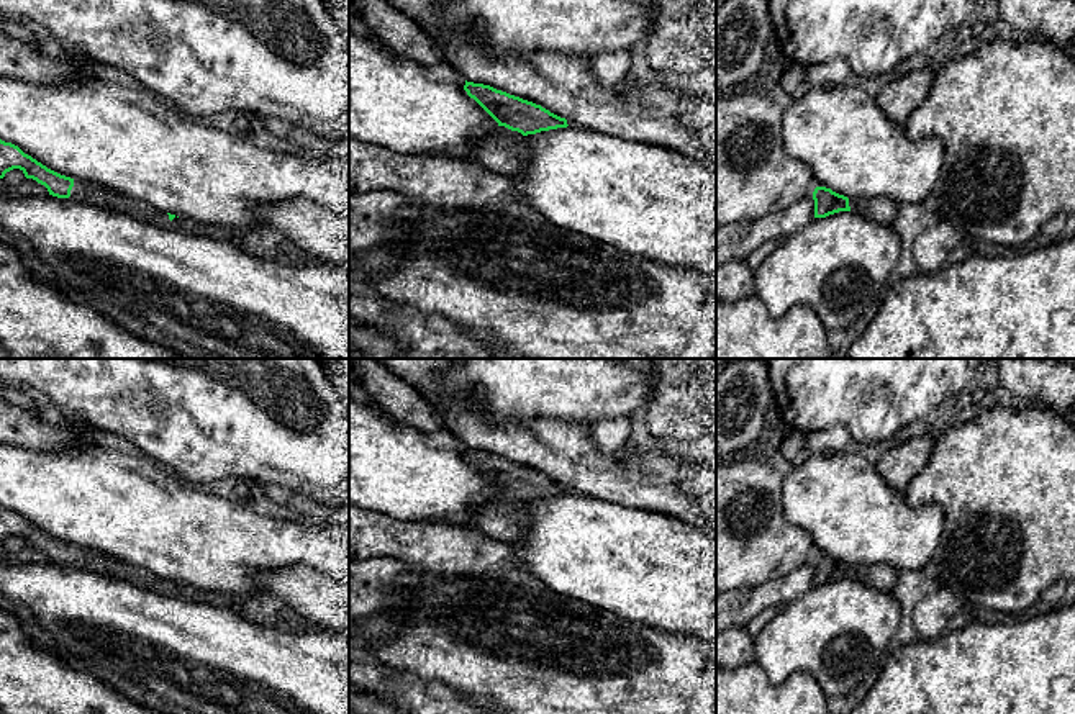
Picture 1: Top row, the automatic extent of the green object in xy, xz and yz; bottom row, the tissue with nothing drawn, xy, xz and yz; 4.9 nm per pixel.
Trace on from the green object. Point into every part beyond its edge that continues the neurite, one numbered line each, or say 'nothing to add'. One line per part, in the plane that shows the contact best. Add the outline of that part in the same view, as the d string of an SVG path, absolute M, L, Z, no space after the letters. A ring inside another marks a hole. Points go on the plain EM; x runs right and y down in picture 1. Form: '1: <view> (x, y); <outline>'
1: xz (500, 516); M497 491L467 514L464 526L508 544L519 542L526 534L526 503Z

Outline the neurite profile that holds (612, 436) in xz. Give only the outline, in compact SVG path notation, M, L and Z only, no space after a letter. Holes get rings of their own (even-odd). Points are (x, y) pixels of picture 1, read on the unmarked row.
M629 414L618 416L610 421L595 423L590 436L601 455L621 459L624 447L629 444L631 418Z

